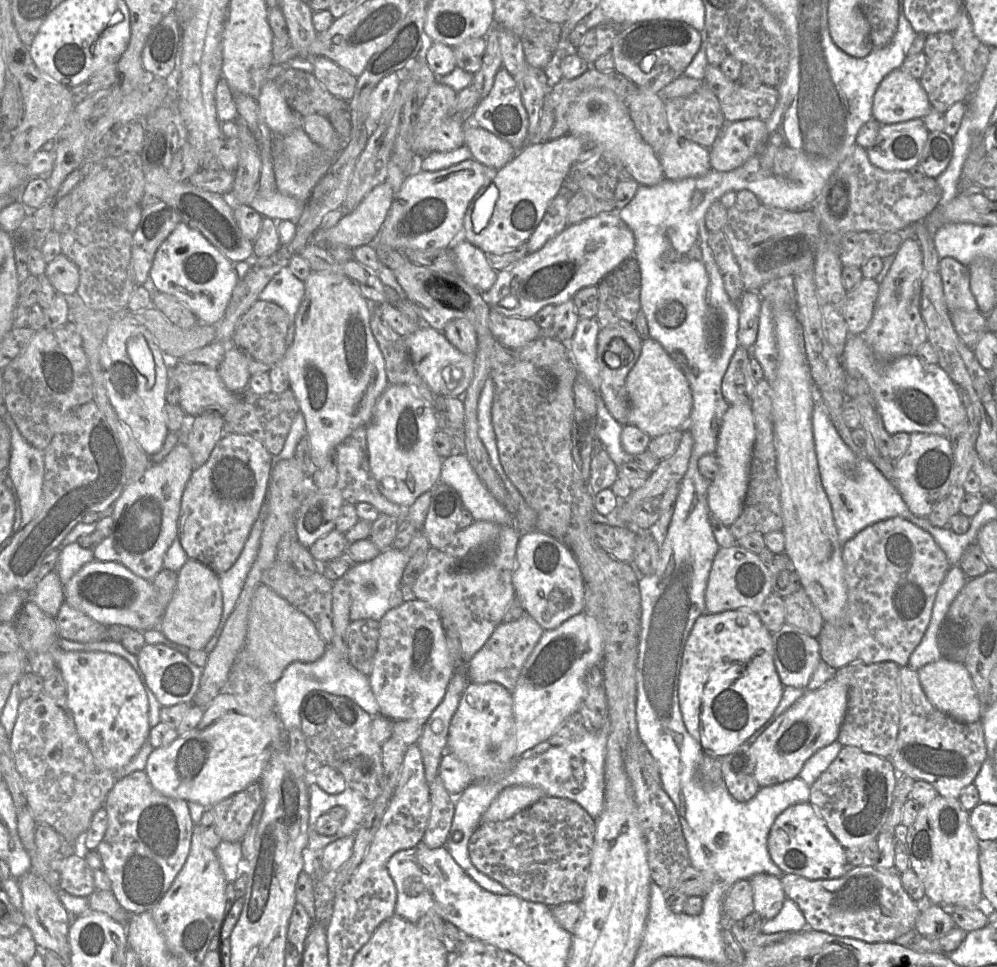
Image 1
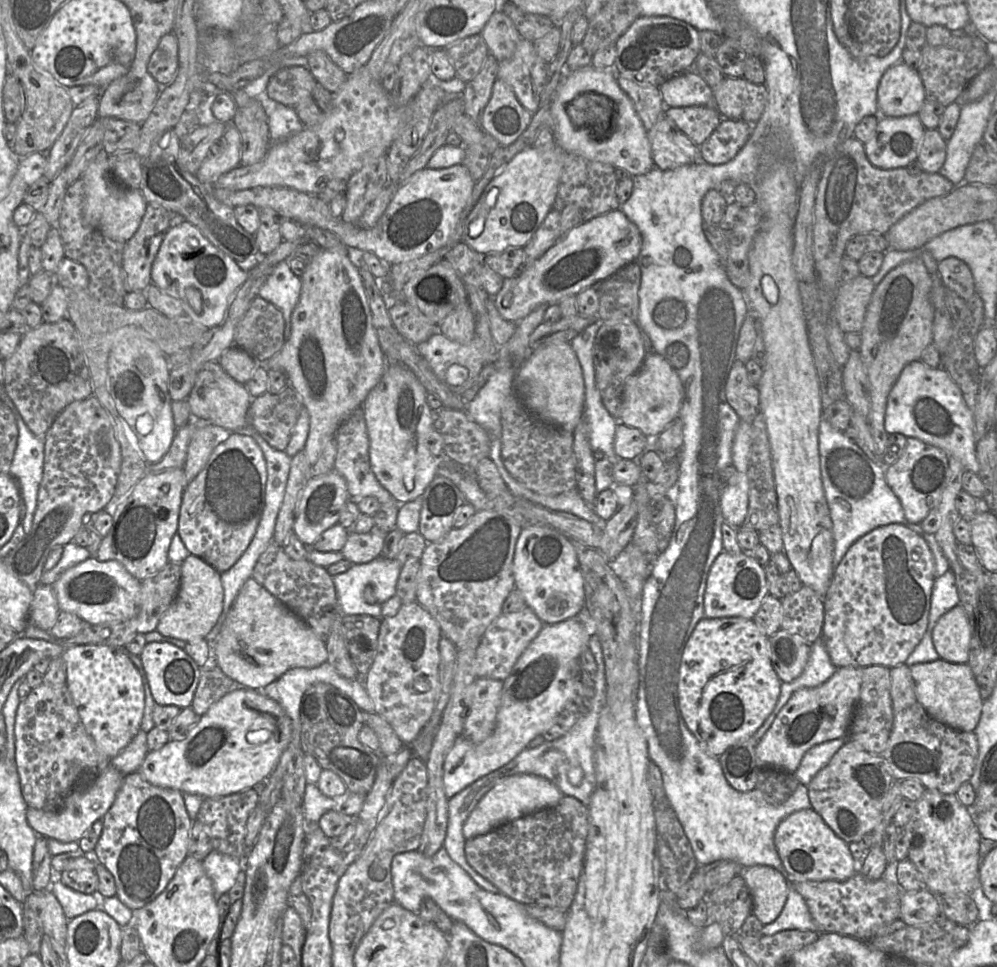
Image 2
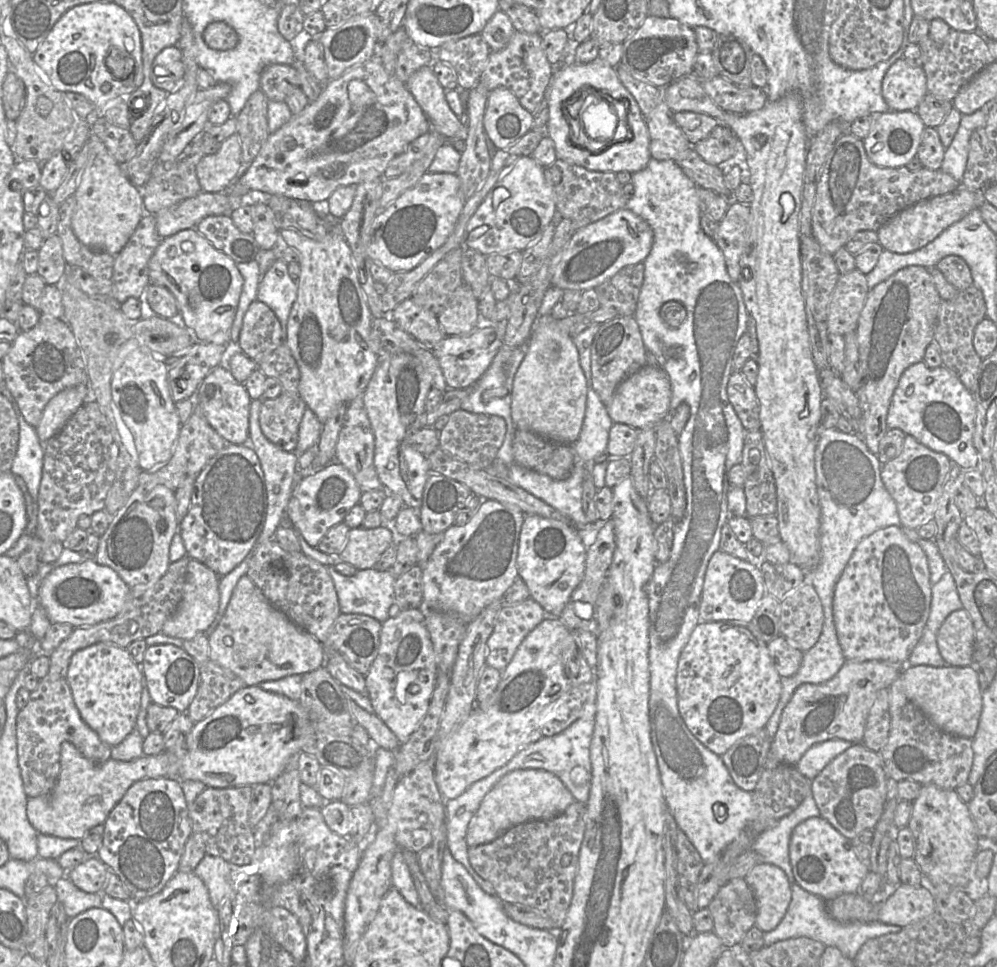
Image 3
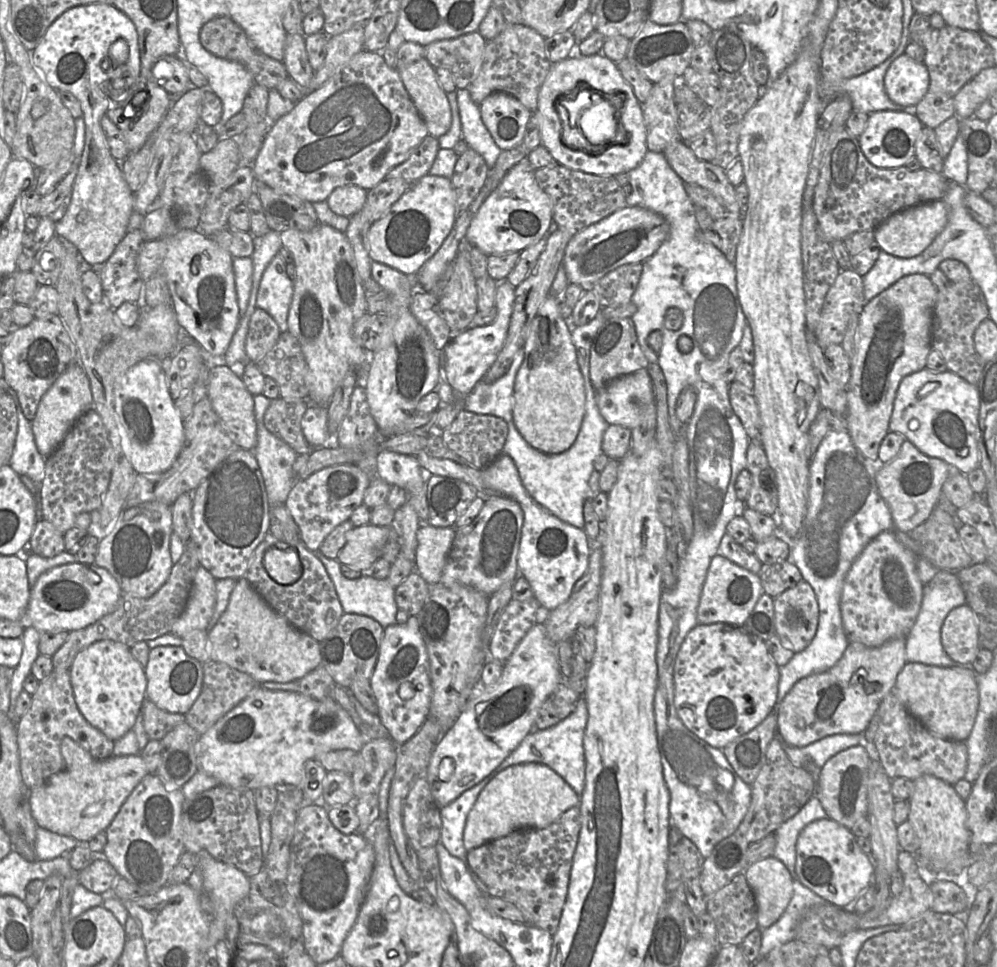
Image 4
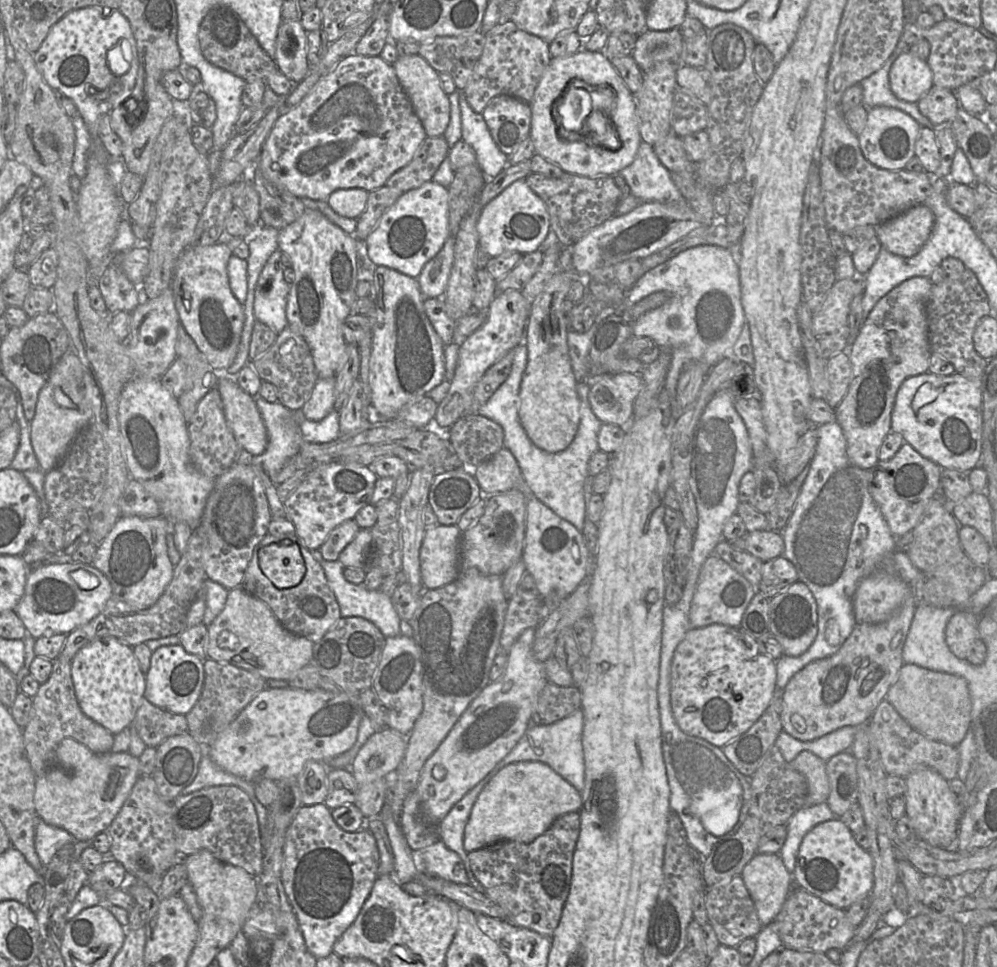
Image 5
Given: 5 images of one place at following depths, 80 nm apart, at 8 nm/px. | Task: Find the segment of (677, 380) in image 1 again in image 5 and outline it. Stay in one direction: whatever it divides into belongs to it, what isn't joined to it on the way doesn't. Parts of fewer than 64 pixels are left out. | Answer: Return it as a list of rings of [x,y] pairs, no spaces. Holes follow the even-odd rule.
[[[634,373],[600,374],[586,379],[593,413],[603,423],[626,426],[633,418],[634,400],[643,381]]]

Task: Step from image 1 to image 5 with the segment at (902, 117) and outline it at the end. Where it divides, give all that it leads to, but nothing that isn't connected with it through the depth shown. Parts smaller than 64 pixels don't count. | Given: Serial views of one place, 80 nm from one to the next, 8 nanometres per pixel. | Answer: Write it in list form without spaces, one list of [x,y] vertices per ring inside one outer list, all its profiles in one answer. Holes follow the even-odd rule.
[[[908,50],[902,52],[889,70],[893,94],[905,102],[917,103],[933,86],[932,71],[926,60]]]

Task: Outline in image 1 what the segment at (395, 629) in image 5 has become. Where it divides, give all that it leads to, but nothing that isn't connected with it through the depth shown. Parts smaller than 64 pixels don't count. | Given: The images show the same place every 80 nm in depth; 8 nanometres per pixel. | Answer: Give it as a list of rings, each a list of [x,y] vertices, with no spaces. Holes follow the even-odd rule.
[[[390,547],[381,551],[374,559],[356,563],[344,574],[350,594],[350,620],[373,619],[379,621],[390,609],[389,600],[399,587],[403,570],[409,556],[405,549]]]

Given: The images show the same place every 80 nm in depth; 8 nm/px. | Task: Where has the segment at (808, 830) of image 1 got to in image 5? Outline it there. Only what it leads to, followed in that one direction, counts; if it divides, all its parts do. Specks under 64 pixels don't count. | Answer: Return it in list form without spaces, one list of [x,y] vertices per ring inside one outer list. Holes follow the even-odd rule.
[[[840,818],[822,822],[803,838],[793,872],[793,882],[810,894],[839,909],[847,909],[868,897],[874,883],[873,858],[861,848]]]

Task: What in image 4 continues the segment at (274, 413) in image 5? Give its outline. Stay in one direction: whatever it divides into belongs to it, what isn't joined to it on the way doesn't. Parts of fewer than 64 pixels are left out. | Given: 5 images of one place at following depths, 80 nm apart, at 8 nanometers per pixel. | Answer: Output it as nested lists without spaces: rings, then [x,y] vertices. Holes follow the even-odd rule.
[[[260,395],[253,396],[254,399],[254,414],[257,424],[257,444],[252,451],[261,473],[263,475],[264,484],[268,496],[269,505],[271,508],[271,524],[272,524],[272,509],[278,505],[283,505],[296,482],[296,474],[292,471],[292,466],[297,458],[297,453],[283,440],[277,438],[270,433],[264,425],[264,414],[271,402],[271,399]]]

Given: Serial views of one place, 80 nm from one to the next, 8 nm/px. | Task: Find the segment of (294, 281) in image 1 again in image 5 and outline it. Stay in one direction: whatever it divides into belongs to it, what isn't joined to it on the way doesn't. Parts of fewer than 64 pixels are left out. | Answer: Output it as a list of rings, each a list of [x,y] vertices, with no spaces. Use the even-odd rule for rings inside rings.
[[[278,248],[267,260],[255,288],[255,320],[266,324],[277,334],[288,326],[286,305],[291,284],[284,279],[285,269]]]

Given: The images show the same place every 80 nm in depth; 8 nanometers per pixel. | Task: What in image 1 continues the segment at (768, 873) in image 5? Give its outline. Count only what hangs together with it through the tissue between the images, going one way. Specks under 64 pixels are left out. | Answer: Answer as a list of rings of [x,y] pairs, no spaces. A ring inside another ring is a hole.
[[[759,873],[751,877],[754,911],[768,920],[775,917],[783,907],[786,894],[777,876]]]

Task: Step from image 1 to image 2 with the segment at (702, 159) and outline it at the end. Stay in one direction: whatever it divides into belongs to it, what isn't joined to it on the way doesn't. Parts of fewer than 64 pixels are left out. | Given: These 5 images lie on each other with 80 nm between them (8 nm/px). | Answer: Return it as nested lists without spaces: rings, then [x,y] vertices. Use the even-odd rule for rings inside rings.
[[[665,109],[656,124],[648,131],[648,136],[655,167],[661,170],[671,170],[679,166],[703,162],[700,159],[699,146],[679,130],[674,122],[665,115]]]

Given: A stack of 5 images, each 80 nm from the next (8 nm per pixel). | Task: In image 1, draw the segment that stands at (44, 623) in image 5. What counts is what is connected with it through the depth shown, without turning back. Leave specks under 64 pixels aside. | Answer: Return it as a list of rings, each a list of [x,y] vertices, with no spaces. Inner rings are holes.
[[[93,560],[64,585],[64,597],[74,608],[106,626],[119,625],[139,631],[159,627],[164,608],[158,603],[150,580],[142,578],[116,561]]]

